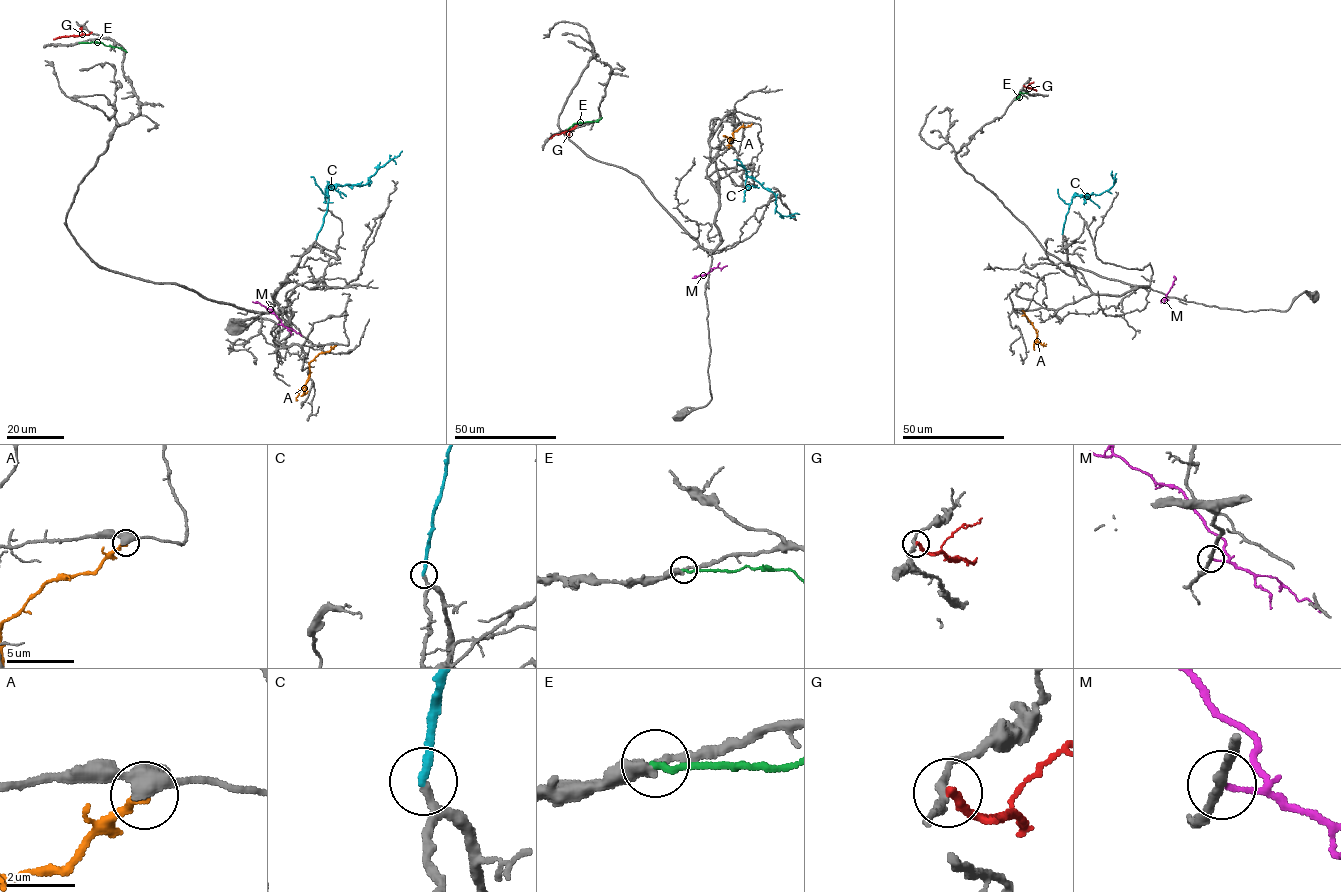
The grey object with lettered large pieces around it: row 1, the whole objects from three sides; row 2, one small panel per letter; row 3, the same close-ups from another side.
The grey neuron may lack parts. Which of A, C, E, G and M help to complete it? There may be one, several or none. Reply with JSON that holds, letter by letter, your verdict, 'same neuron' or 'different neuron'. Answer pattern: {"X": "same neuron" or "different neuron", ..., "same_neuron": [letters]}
{"A": "different neuron", "C": "same neuron", "E": "different neuron", "G": "different neuron", "M": "different neuron", "same_neuron": ["C"]}

